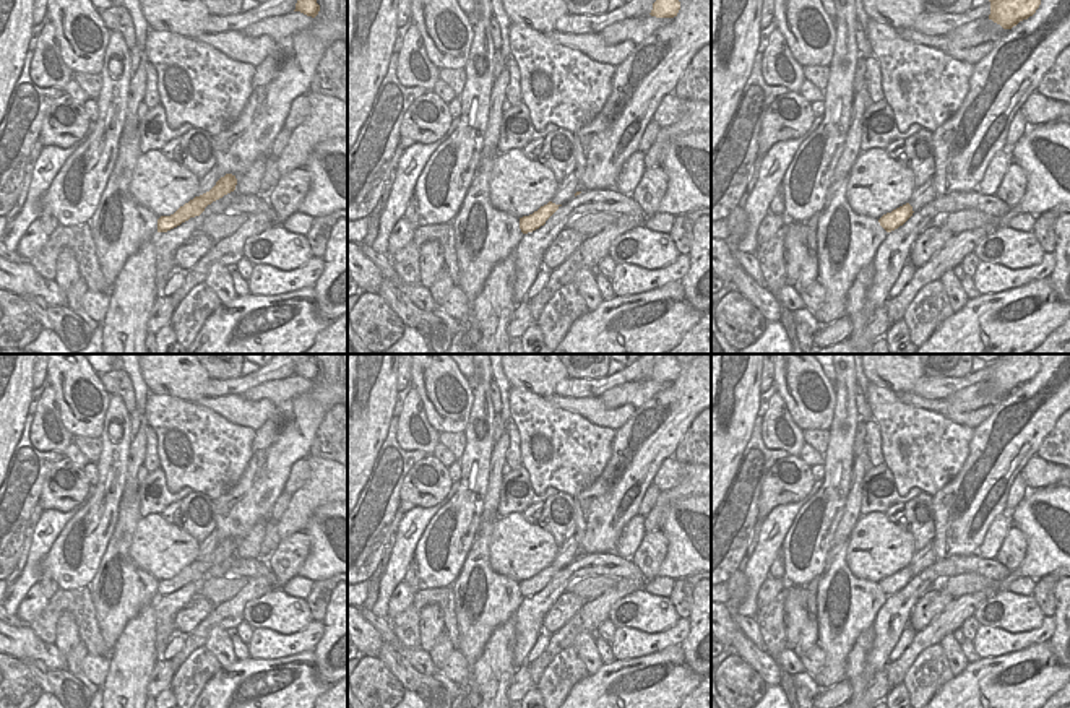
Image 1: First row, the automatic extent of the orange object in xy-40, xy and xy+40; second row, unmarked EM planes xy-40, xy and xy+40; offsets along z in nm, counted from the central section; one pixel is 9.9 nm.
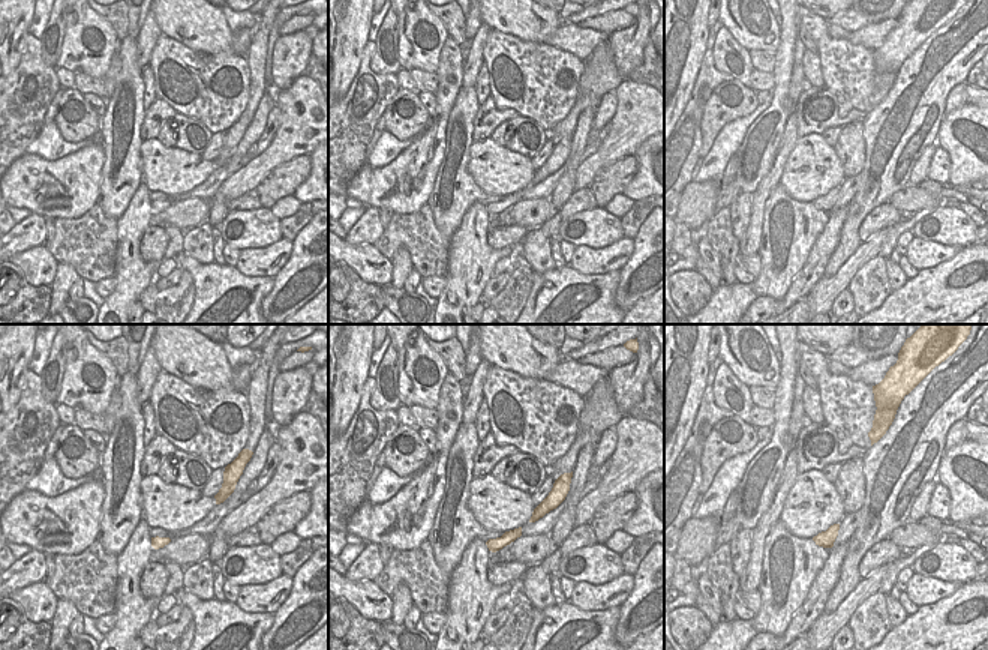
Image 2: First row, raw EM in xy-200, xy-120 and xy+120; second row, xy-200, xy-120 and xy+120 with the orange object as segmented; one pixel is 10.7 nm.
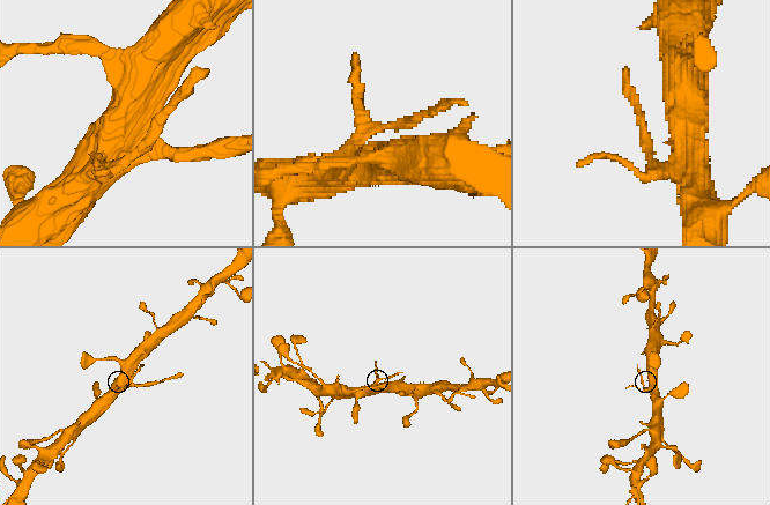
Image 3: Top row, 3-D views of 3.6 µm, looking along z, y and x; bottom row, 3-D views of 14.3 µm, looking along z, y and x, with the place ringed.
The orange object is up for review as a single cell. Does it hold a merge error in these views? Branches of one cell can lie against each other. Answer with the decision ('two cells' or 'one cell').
two cells

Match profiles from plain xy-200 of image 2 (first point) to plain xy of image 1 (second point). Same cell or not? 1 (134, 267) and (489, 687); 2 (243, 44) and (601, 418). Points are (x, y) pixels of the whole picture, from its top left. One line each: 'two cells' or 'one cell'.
1: one cell
2: one cell

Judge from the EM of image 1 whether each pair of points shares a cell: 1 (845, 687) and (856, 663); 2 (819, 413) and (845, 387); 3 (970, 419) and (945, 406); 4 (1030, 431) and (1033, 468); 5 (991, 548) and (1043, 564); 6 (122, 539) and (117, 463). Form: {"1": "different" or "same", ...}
{"1": "different", "2": "different", "3": "same", "4": "different", "5": "different", "6": "different"}

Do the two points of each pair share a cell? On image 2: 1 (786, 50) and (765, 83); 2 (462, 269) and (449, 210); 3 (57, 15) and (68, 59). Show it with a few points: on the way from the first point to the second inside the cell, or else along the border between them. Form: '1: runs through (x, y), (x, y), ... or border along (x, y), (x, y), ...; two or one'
1: border along (772, 72), (774, 87), (771, 90); two
2: border along (474, 203), (450, 239); two
3: border along (66, 15), (62, 53), (54, 66); two

